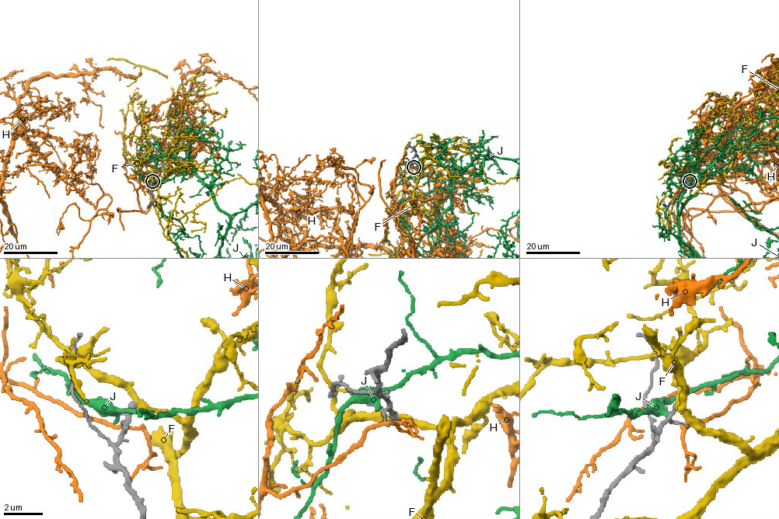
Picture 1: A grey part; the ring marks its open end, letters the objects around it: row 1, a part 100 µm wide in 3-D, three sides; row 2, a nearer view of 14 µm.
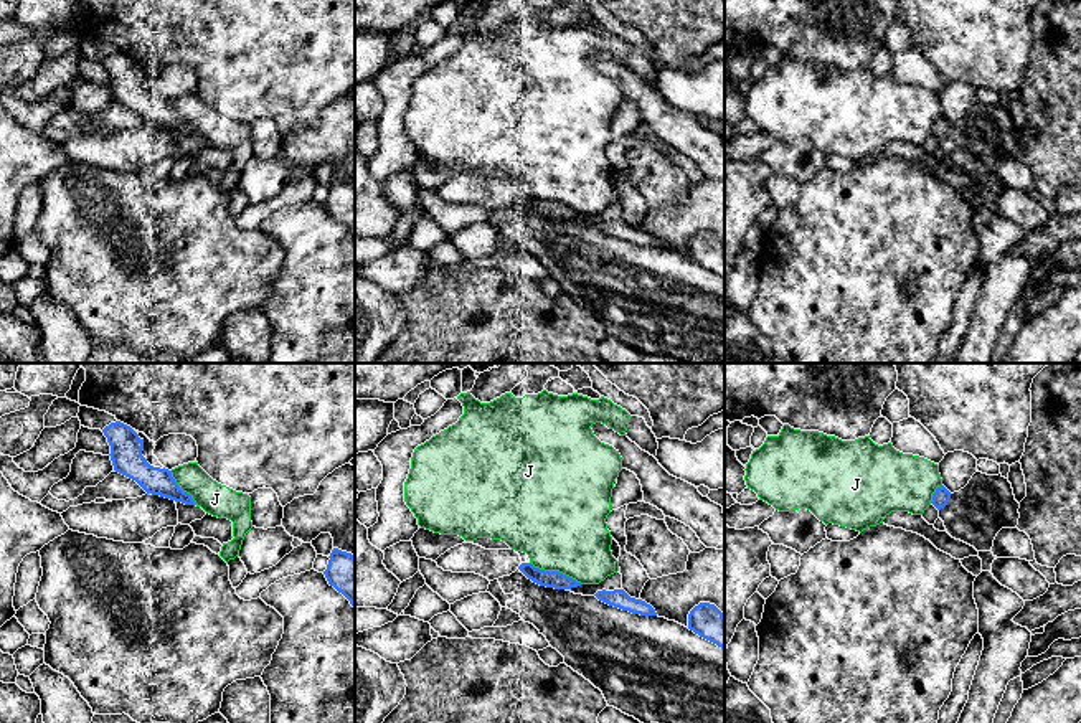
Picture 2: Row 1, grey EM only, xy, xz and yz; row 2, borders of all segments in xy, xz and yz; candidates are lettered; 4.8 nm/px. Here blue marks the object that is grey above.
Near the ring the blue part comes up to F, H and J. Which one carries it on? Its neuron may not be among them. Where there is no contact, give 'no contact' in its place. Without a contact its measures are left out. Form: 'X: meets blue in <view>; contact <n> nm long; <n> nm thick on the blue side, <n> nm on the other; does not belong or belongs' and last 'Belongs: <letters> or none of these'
F: no contact; does not belong
H: no contact; does not belong
J: meets blue in xz; contact 280 nm long; 90 nm thick on the blue side, 460 nm on the other; does not belong
Belongs: none of these

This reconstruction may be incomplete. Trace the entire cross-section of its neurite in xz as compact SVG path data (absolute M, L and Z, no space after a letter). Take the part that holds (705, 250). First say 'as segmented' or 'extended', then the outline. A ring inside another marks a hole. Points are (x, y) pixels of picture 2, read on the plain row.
as segmented; M700 233L688 244L688 259L725 279L725 244L710 233Z

